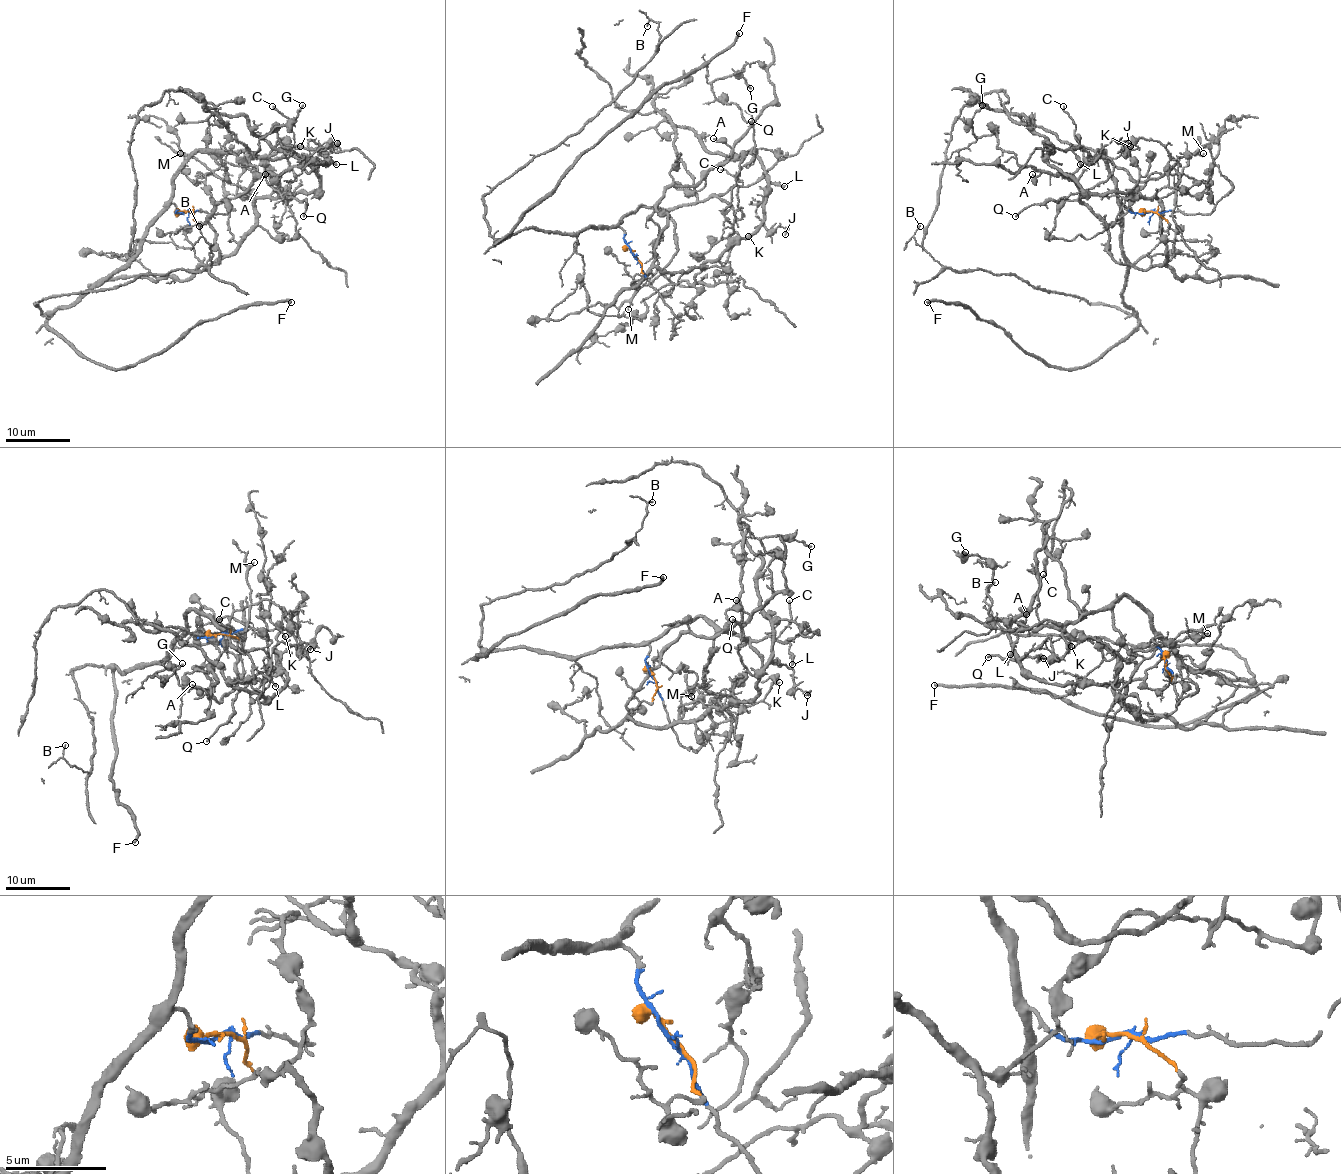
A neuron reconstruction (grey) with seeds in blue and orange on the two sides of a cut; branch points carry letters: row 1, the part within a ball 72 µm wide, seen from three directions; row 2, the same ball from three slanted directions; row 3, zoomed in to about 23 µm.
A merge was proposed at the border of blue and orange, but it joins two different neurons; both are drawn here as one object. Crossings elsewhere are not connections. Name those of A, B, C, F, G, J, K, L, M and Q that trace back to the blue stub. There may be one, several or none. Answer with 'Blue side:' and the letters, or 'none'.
Blue side: B, C, F, L, M, Q

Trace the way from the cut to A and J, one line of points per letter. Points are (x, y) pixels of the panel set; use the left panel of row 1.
A: (186, 211), (206, 270), (219, 257), (208, 216), (262, 176), (283, 173), (266, 174)
J: (186, 211), (194, 254), (221, 261), (254, 224), (258, 198), (317, 192), (307, 144), (336, 144)

